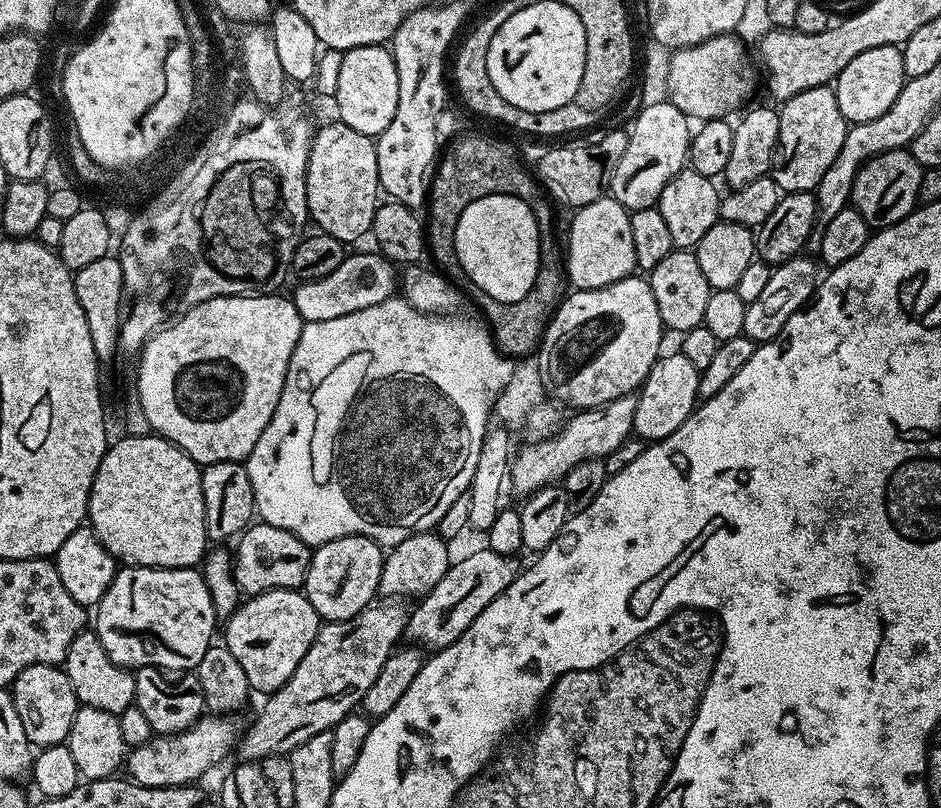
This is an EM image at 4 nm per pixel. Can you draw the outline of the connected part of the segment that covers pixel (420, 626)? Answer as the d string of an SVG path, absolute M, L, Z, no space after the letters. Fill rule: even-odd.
M480 546L477 552L462 557L457 564L455 561L446 570L442 582L438 582L434 590L422 597L416 609L411 609L404 636L421 640L428 650L450 646L472 625L474 618L478 618L478 614L482 614L482 610L486 610L486 606L490 606L490 602L494 602L494 598L498 598L498 594L502 594L510 582L514 582L518 575L516 562L513 557L491 552L486 546Z

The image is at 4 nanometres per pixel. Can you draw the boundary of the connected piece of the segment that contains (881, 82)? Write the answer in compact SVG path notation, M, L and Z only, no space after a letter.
M897 45L874 46L870 50L862 50L858 58L850 58L850 62L846 62L843 70L836 75L834 87L838 110L842 110L849 125L874 122L874 118L890 110L890 105L894 98L898 98L898 90L902 90L905 79L902 51Z

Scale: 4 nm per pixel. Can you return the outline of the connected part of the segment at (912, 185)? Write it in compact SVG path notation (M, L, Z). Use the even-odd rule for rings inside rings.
M895 148L892 152L870 158L860 167L854 178L851 207L856 208L862 218L866 218L869 228L888 228L909 216L917 207L923 173L924 168L912 156L911 151L903 148Z

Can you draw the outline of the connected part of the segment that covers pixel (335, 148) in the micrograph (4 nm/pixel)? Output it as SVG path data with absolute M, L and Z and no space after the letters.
M339 122L324 124L315 129L308 169L306 170L306 206L311 223L330 238L338 238L346 246L352 246L355 240L367 237L372 231L374 214L382 203L382 189L378 178L378 154L376 141L366 134L358 134L358 130L350 130L350 126Z

